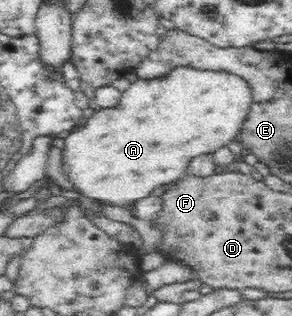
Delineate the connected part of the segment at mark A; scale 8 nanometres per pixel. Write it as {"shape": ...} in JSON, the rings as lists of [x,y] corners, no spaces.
{"shape":[[[178,67],[164,79],[139,79],[131,83],[129,87],[121,93],[121,98],[116,107],[96,110],[84,124],[84,127],[71,131],[64,138],[64,149],[61,150],[62,173],[66,179],[78,189],[82,196],[91,197],[103,205],[129,208],[140,199],[150,197],[152,191],[156,191],[162,185],[170,185],[180,180],[183,173],[186,173],[188,164],[197,155],[214,153],[219,147],[224,147],[231,142],[240,129],[241,123],[248,116],[248,109],[251,101],[251,89],[248,84],[235,75],[225,73],[214,73],[213,71],[200,71],[189,67]]]}

